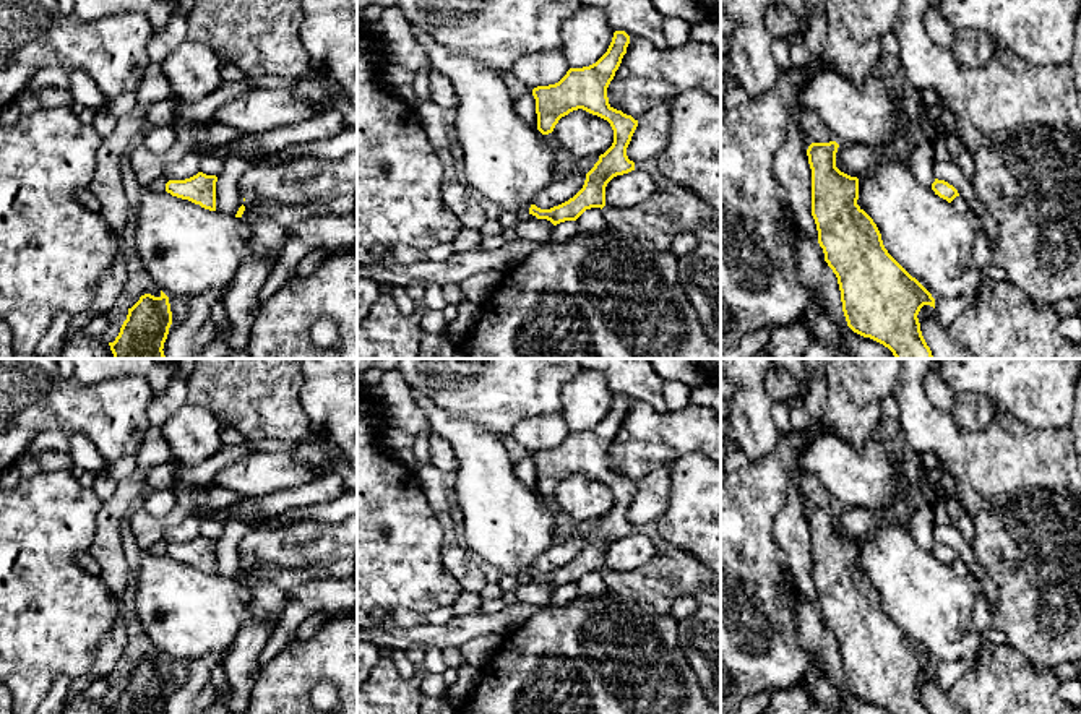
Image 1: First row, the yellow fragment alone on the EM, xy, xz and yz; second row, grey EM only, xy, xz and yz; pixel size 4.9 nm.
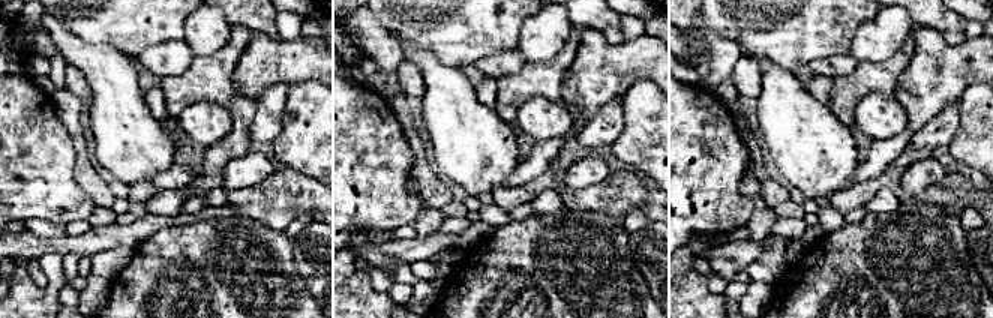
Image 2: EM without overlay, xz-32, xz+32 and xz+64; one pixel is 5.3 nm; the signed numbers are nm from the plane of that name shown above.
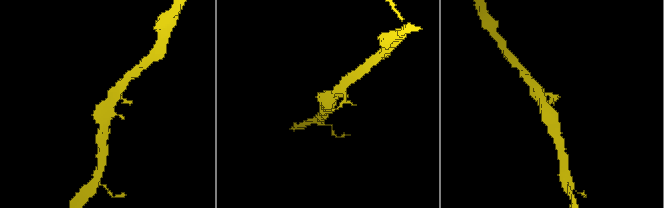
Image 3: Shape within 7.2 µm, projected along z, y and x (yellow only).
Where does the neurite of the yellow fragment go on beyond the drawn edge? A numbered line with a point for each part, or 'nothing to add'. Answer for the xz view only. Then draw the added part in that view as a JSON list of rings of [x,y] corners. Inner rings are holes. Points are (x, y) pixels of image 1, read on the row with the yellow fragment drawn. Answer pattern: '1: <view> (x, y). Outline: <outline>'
1: xz (667, 213). Outline: [[[678,185],[657,188],[631,208],[617,209],[605,204],[602,214],[610,232],[643,239],[656,250],[670,250],[678,235],[703,226],[721,229],[721,214]]]

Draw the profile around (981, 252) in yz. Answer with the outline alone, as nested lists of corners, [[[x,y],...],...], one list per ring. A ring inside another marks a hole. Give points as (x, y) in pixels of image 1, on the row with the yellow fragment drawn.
[[[984,227],[974,239],[972,261],[974,261],[974,266],[982,273],[990,265],[990,245]]]

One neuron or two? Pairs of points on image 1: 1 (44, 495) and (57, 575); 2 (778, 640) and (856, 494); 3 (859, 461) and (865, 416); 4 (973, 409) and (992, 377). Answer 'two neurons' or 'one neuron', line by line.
1: one neuron
2: two neurons
3: two neurons
4: two neurons

